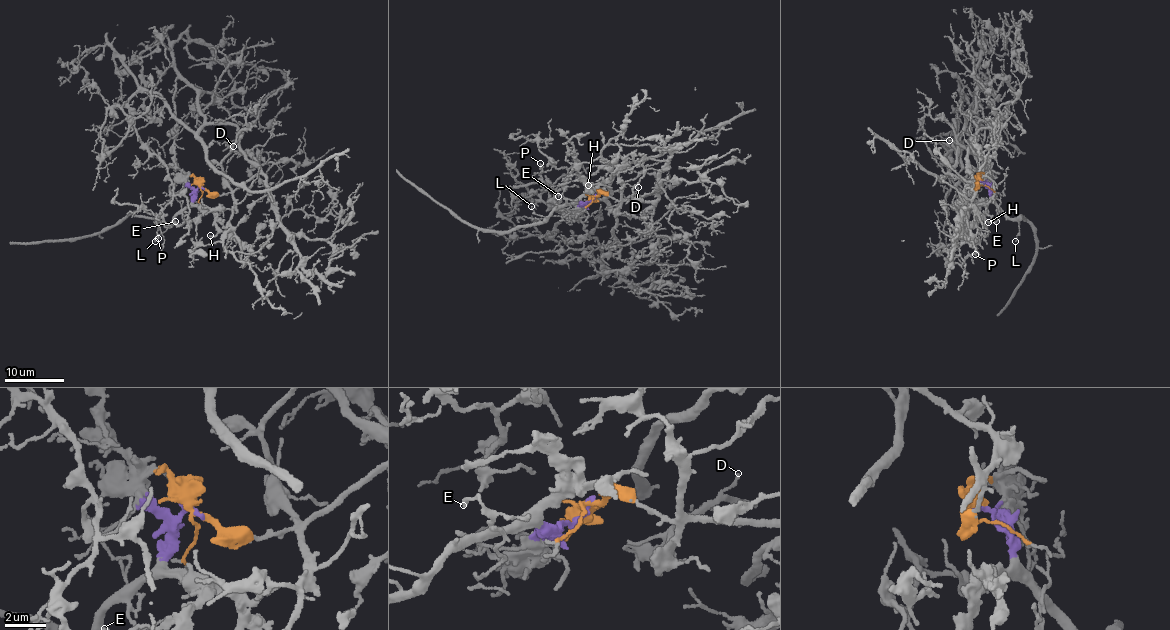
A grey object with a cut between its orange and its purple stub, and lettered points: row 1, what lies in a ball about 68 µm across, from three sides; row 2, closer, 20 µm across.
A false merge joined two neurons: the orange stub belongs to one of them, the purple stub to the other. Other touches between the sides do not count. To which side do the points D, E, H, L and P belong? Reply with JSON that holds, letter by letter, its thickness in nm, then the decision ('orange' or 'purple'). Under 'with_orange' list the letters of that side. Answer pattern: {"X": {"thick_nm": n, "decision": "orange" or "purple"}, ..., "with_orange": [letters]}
{"D": {"thick_nm": 130, "decision": "orange"}, "E": {"thick_nm": 170, "decision": "purple"}, "H": {"thick_nm": 200, "decision": "purple"}, "L": {"thick_nm": 100, "decision": "purple"}, "P": {"thick_nm": 140, "decision": "orange"}, "with_orange": ["D", "P"]}

